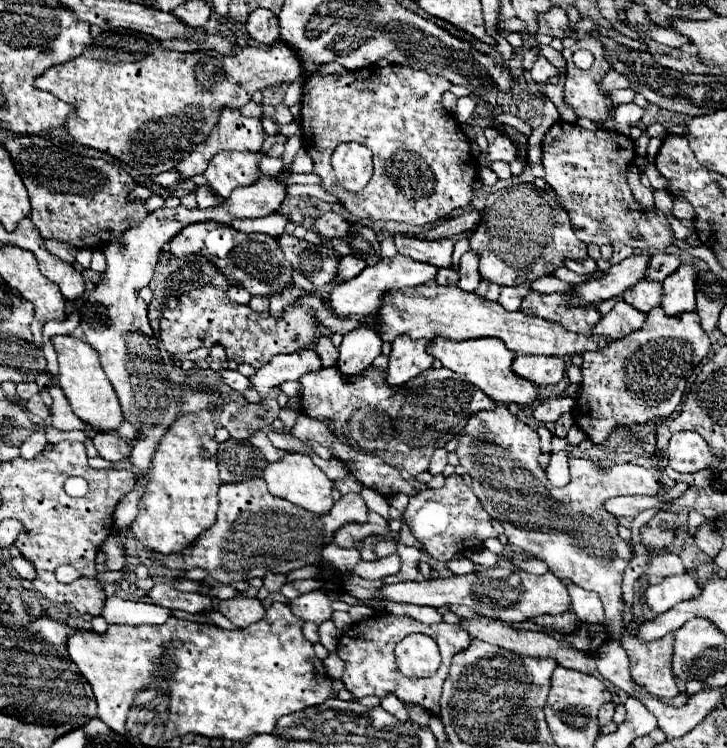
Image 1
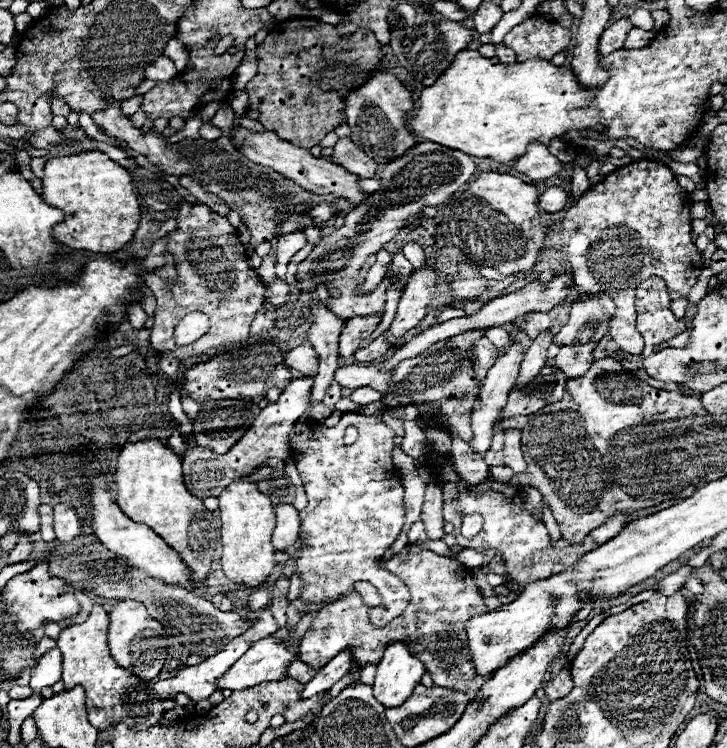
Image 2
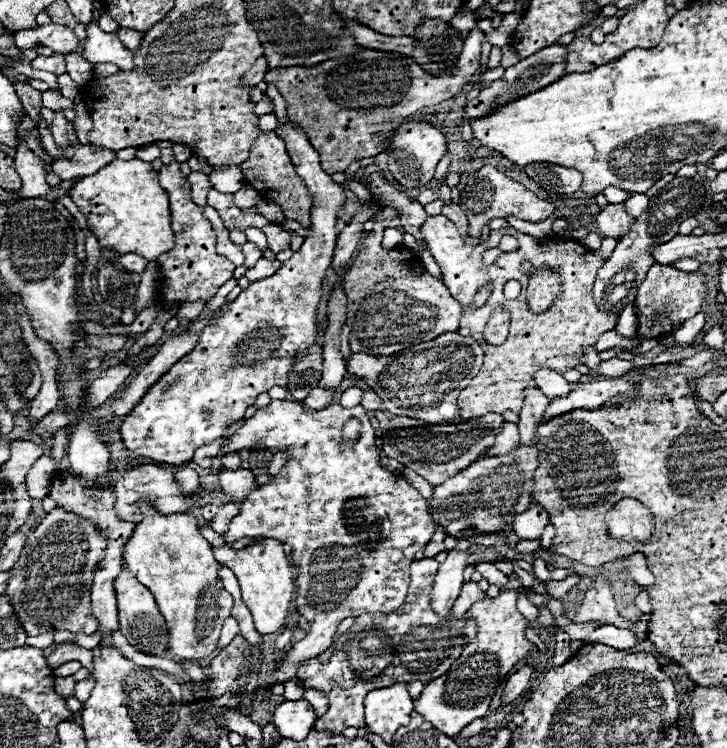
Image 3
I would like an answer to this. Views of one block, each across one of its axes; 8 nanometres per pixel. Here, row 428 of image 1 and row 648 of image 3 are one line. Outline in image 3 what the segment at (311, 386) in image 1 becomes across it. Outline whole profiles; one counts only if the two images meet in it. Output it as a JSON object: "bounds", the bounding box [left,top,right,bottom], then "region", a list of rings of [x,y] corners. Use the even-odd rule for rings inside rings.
{"bounds":[296,558,466,732],"region":[[[434,558],[414,560],[410,566],[412,582],[408,588],[408,596],[398,610],[390,614],[362,614],[360,618],[354,618],[354,624],[338,638],[328,664],[322,664],[318,658],[304,660],[300,664],[296,676],[298,684],[304,688],[320,690],[330,700],[328,712],[314,724],[316,730],[342,732],[348,726],[362,728],[364,696],[370,690],[392,686],[398,682],[410,684],[416,680],[428,684],[430,680],[448,672],[466,644],[466,640],[462,638],[466,620],[442,620],[430,608],[430,590],[436,572],[438,562]],[[414,628],[422,628],[426,636],[418,636],[418,632],[414,634]]]}

